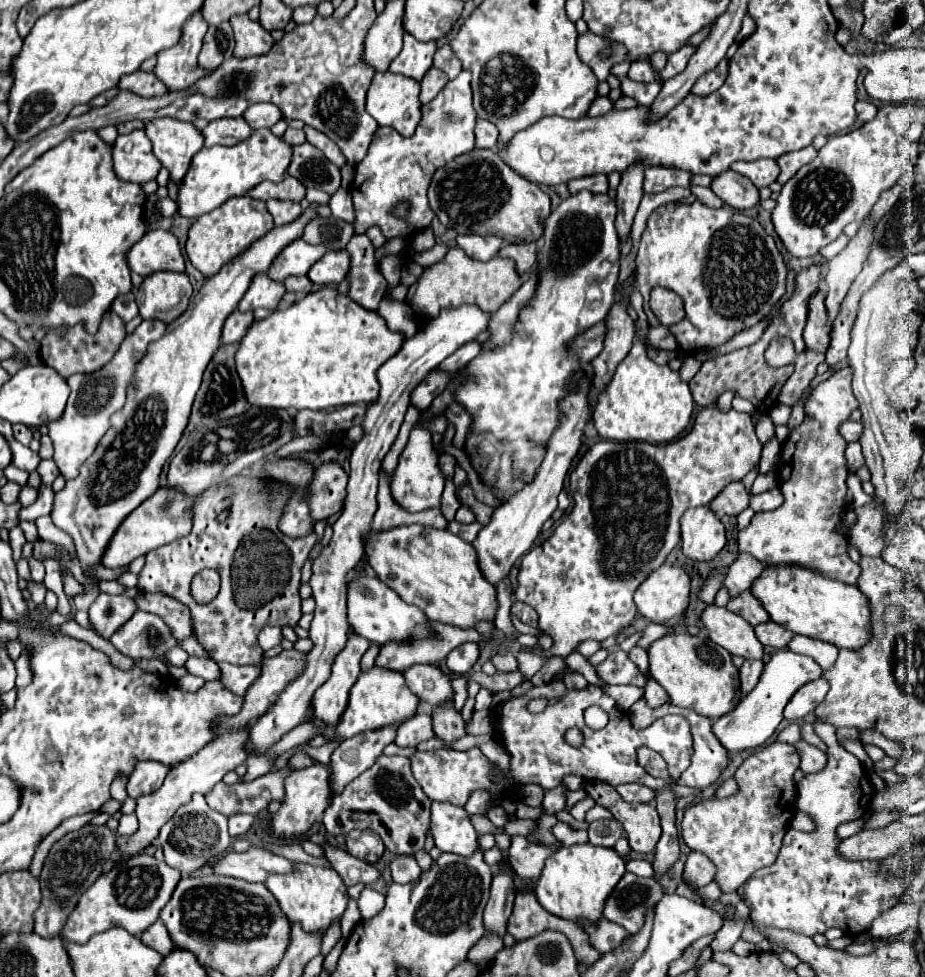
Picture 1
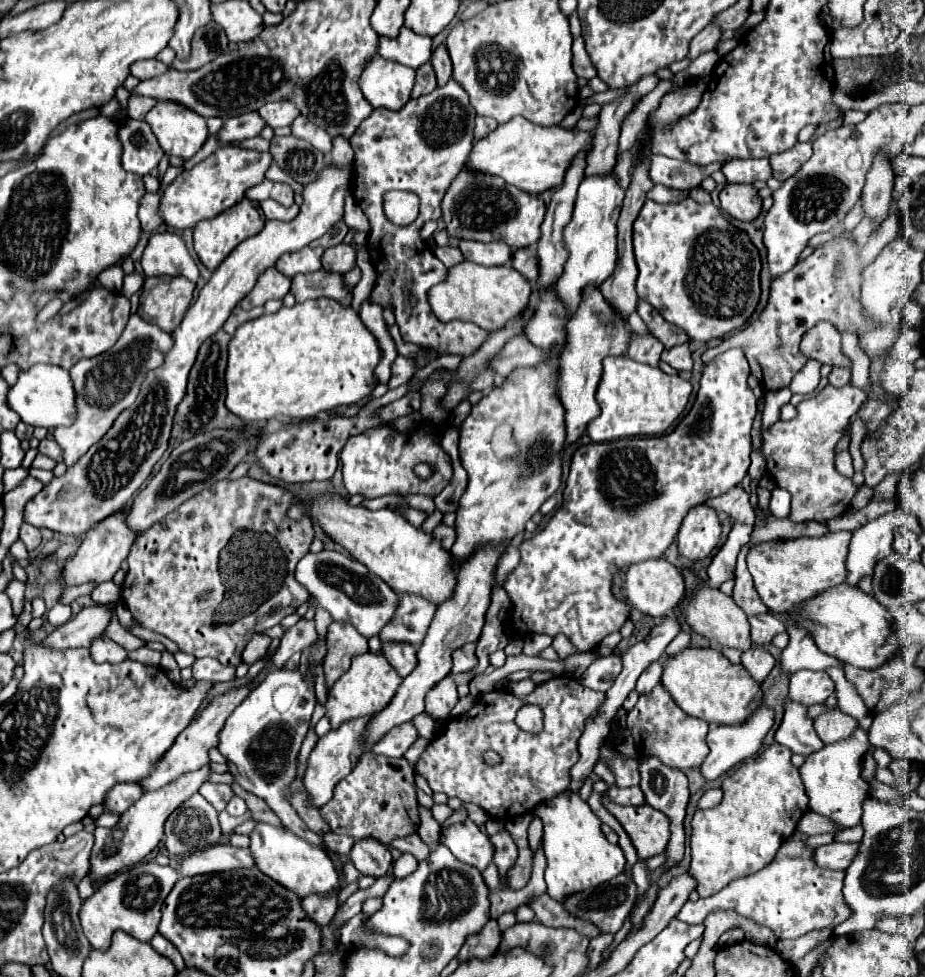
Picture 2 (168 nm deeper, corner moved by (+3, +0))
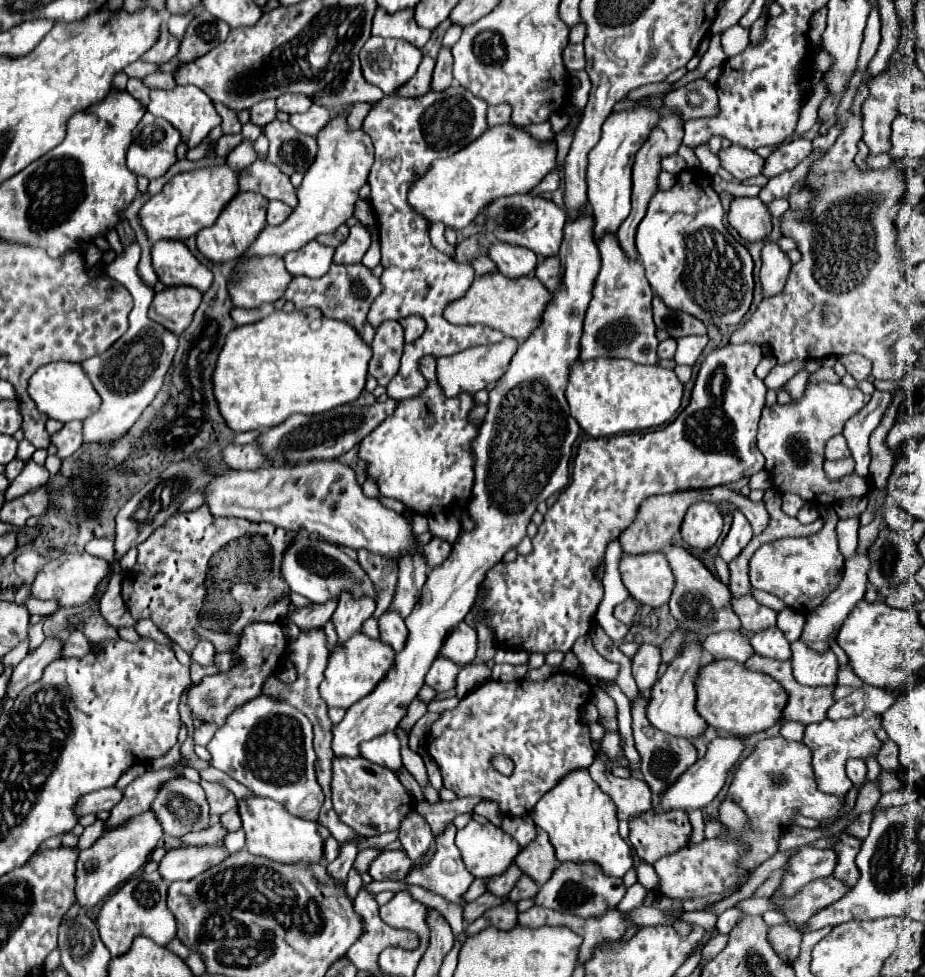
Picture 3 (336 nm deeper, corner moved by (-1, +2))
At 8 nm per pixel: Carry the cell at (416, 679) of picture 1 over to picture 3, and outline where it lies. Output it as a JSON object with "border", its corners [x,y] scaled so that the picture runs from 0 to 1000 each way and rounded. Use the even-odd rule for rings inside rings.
{"border":[[[414,627],[410,632],[410,648],[412,648],[412,656],[423,660],[427,668],[431,668],[438,662],[442,652],[440,642],[429,627]]]}

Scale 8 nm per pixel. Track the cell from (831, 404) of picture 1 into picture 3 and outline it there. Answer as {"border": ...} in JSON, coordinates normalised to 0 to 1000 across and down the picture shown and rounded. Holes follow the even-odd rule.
{"border":[[[883,392],[872,394],[870,404],[862,412],[827,417],[818,441],[818,458],[827,468],[827,482],[834,494],[844,505],[859,505],[875,517],[890,515],[888,511],[914,511],[933,509],[939,505],[939,492],[929,486],[916,486],[911,490],[898,492],[890,482],[890,460],[892,453],[911,441],[914,431],[931,421],[939,412],[942,404],[933,404],[926,396],[916,398],[905,392]]]}

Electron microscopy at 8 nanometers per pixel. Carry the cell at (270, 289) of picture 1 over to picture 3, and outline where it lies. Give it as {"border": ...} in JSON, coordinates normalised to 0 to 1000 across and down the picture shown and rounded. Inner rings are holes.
{"border":[[[304,263],[269,265],[258,269],[248,284],[248,300],[254,314],[278,314],[306,304],[317,281],[308,275]]]}

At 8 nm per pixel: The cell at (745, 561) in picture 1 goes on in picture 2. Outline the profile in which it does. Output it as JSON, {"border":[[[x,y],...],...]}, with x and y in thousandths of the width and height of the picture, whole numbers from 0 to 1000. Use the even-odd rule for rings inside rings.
{"border":[[[812,492],[811,515],[816,521],[817,533],[811,555],[808,557],[810,561],[828,554],[859,552],[869,549],[884,550],[895,546],[894,540],[890,536],[883,534],[861,536],[853,531],[840,531],[834,525],[828,526],[821,523],[821,521],[818,521],[819,511],[817,506],[819,496],[819,492]]]}

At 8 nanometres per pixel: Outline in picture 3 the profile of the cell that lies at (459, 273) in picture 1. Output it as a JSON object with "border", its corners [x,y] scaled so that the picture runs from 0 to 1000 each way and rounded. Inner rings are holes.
{"border":[[[535,277],[535,279],[529,279],[529,281],[516,284],[509,290],[503,304],[496,304],[481,314],[479,324],[490,333],[520,331],[520,333],[537,337],[546,345],[555,345],[563,351],[583,333],[585,320],[587,320],[594,304],[596,304],[596,300],[585,292],[585,288],[581,288],[578,281],[568,281],[568,284],[552,286],[552,284],[546,284],[539,277]]]}

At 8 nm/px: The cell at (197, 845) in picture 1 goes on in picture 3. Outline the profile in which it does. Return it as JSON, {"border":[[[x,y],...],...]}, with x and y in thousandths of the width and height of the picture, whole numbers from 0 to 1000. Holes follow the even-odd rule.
{"border":[[[200,795],[185,799],[174,808],[163,828],[174,838],[176,851],[185,857],[198,857],[206,851],[226,846],[226,822],[215,801],[206,801]]]}

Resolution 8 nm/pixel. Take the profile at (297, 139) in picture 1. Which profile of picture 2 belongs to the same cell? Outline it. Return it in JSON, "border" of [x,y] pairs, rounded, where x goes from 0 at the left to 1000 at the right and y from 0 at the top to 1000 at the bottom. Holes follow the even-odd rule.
{"border":[[[278,139],[272,142],[267,142],[262,145],[254,145],[252,146],[253,149],[265,151],[265,153],[272,153],[272,154],[279,154],[281,156],[288,156],[291,155],[292,151],[292,144],[285,142],[282,139]]]}

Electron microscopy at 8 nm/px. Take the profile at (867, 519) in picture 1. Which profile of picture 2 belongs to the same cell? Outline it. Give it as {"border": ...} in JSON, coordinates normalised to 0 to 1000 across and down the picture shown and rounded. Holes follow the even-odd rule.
{"border":[[[905,544],[888,550],[844,552],[812,560],[808,568],[808,582],[814,591],[818,607],[823,609],[823,615],[836,625],[857,625],[894,603],[909,599],[916,589],[914,570],[918,552],[918,544]]]}

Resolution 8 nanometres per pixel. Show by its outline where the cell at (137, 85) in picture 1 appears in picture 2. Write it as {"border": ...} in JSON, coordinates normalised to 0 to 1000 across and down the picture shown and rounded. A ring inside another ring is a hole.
{"border":[[[159,60],[159,62],[146,62],[144,69],[142,69],[142,77],[150,79],[152,83],[155,81],[163,81],[163,79],[170,79],[170,77],[176,77],[181,73],[178,64],[170,62],[170,60]]]}

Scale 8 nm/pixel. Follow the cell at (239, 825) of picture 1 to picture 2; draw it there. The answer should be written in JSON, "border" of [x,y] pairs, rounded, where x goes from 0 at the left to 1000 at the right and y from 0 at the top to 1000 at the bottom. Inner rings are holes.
{"border":[[[254,814],[254,816],[248,820],[245,830],[248,830],[248,834],[252,834],[252,836],[261,836],[261,834],[267,832],[267,824],[265,824],[265,820],[263,820],[261,816]]]}

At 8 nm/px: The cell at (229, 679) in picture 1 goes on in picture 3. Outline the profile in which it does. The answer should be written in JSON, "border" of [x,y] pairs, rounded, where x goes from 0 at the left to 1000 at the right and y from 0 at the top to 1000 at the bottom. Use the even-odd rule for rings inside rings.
{"border":[[[215,656],[213,662],[206,668],[206,675],[211,679],[215,679],[217,683],[226,683],[226,681],[232,683],[232,677],[230,677],[232,675],[232,664],[230,664],[230,660],[224,658],[224,656]]]}

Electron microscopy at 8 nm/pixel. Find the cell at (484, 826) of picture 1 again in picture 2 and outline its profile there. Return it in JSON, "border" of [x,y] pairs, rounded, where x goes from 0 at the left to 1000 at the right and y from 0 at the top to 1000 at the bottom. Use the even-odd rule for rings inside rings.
{"border":[[[469,823],[466,828],[468,836],[478,844],[490,832],[483,823]]]}

